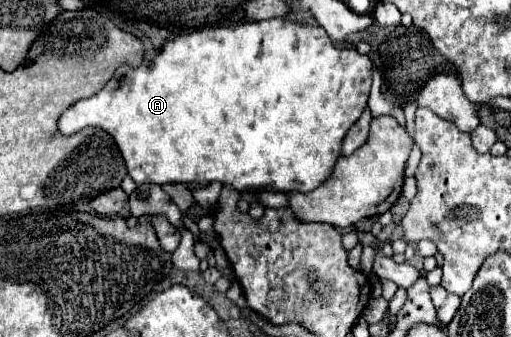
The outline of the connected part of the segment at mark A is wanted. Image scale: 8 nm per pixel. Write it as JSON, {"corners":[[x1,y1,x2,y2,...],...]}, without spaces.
{"corners":[[271,18,263,22,245,22,237,26,219,26,219,28,207,28,207,30,197,30,191,34,175,36,163,46,163,50,153,58,153,62,147,60,147,64,139,68,121,66,115,72,113,80,99,94,79,100,75,106,63,112,59,120,59,132,75,134,85,126,105,128,115,138,125,158,129,176,137,184,175,184,175,182,209,184,217,180,221,184,233,184,233,188,239,192,259,190,259,188,287,192,287,194,289,192,311,192,331,178,333,166,337,158,341,156,343,136,367,108,371,82,373,82,373,60,367,54,359,54,355,48,333,46,323,28,303,28,303,24,295,24,283,18]]}

